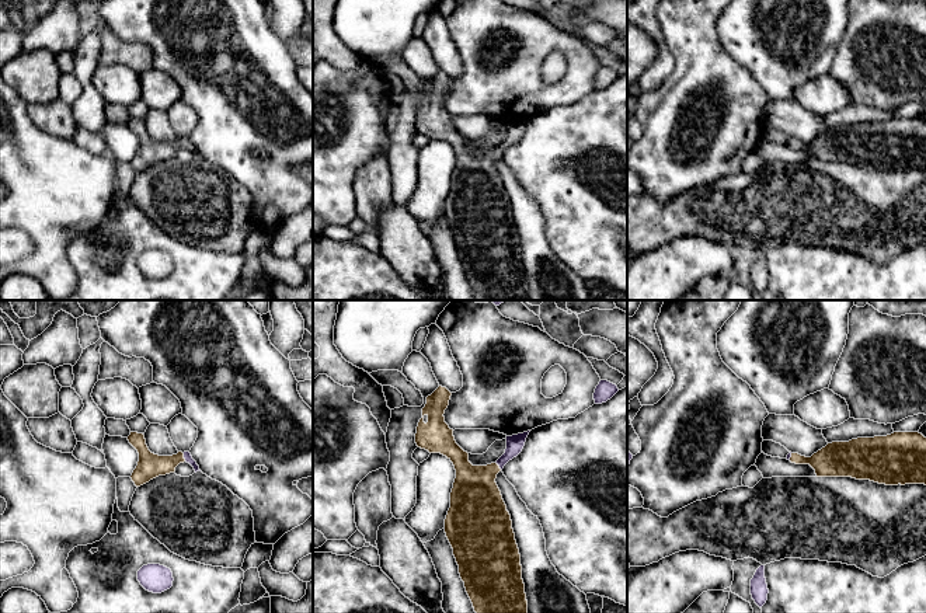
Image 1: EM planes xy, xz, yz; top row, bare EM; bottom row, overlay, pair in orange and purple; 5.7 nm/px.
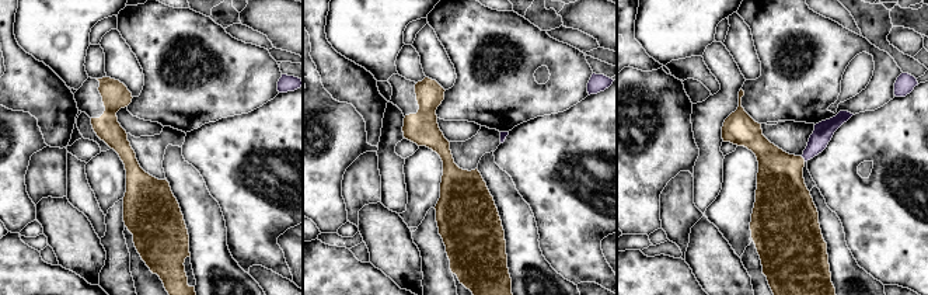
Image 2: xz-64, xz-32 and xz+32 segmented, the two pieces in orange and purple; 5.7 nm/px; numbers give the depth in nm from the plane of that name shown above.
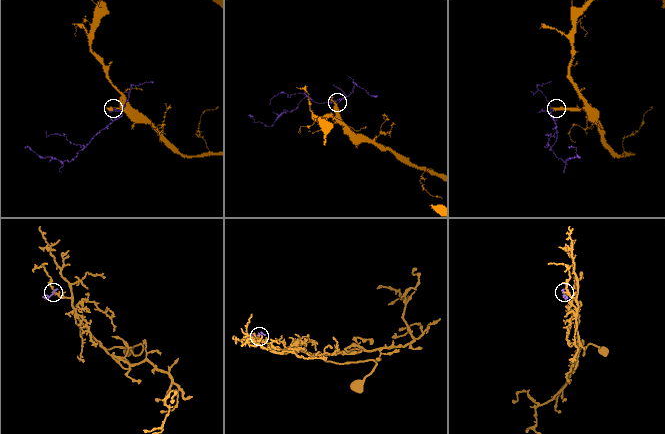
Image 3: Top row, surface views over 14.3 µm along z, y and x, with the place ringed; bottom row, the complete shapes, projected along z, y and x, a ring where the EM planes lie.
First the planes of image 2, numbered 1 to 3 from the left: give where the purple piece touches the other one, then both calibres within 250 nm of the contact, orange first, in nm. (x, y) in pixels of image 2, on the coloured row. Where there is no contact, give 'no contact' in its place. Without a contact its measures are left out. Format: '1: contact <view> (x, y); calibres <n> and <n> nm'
1: no contact
2: no contact
3: contact xz+32 (803, 159); calibres 300 and 120 nm

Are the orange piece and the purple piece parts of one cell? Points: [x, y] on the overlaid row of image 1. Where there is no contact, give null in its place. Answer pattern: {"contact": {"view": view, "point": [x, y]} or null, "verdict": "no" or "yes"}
{"contact": {"view": "xy", "point": [183, 457]}, "verdict": "yes"}

